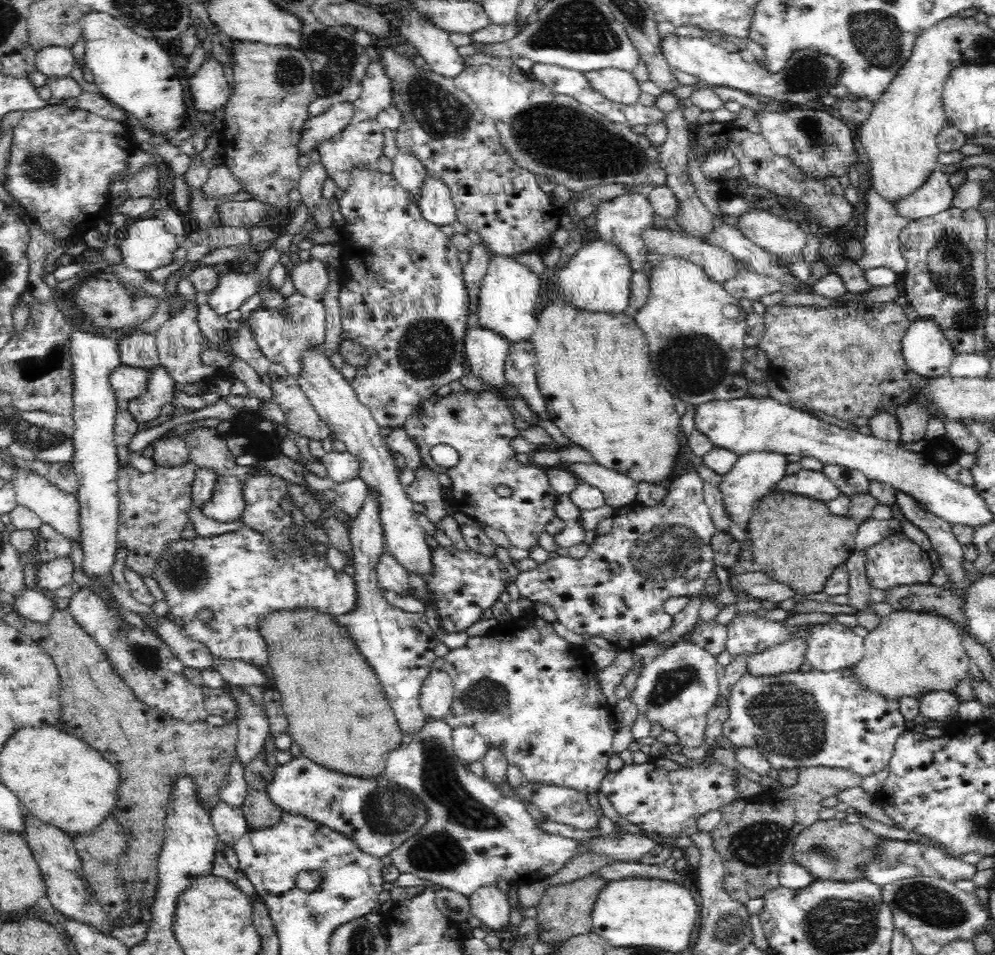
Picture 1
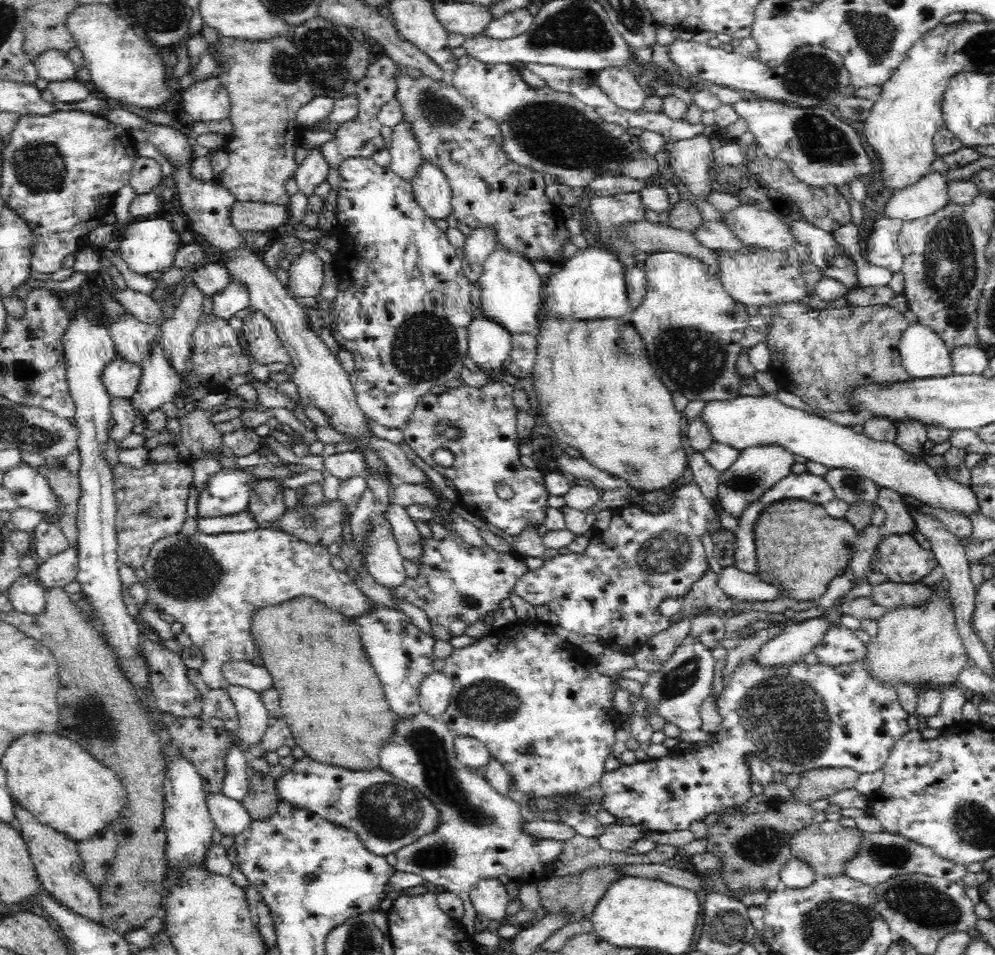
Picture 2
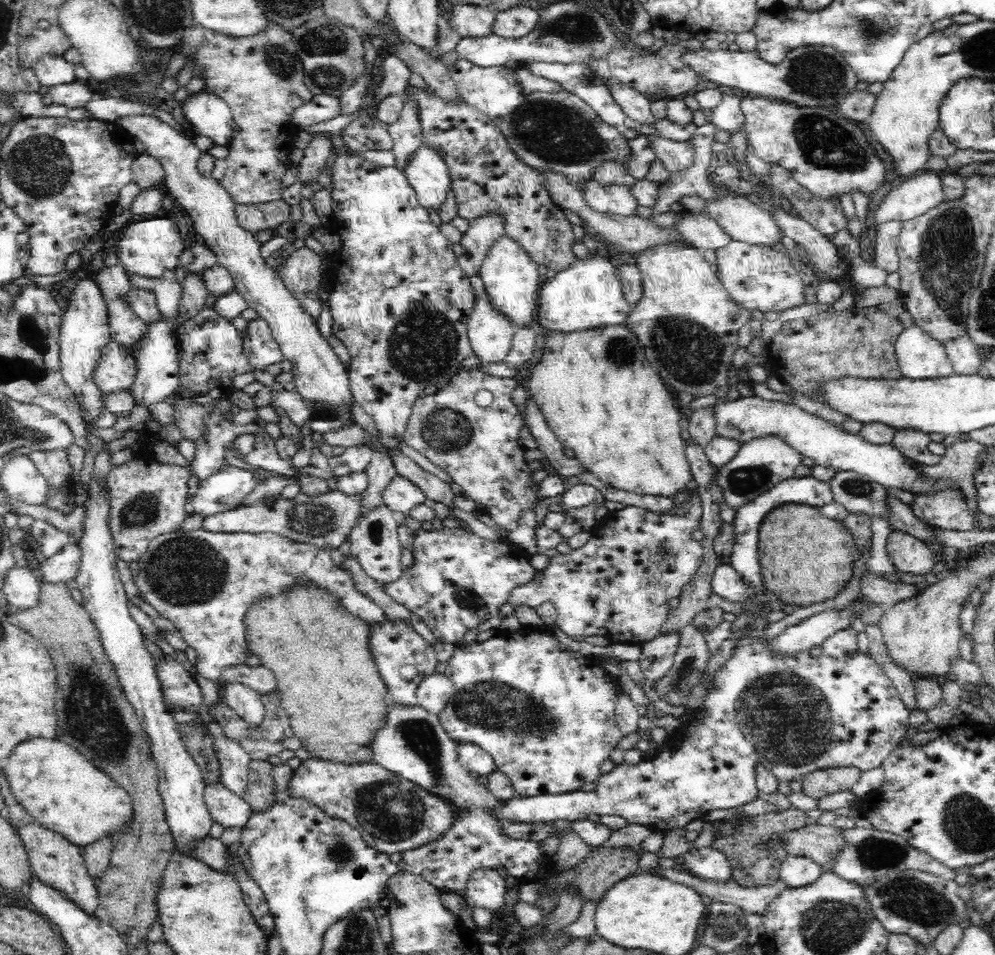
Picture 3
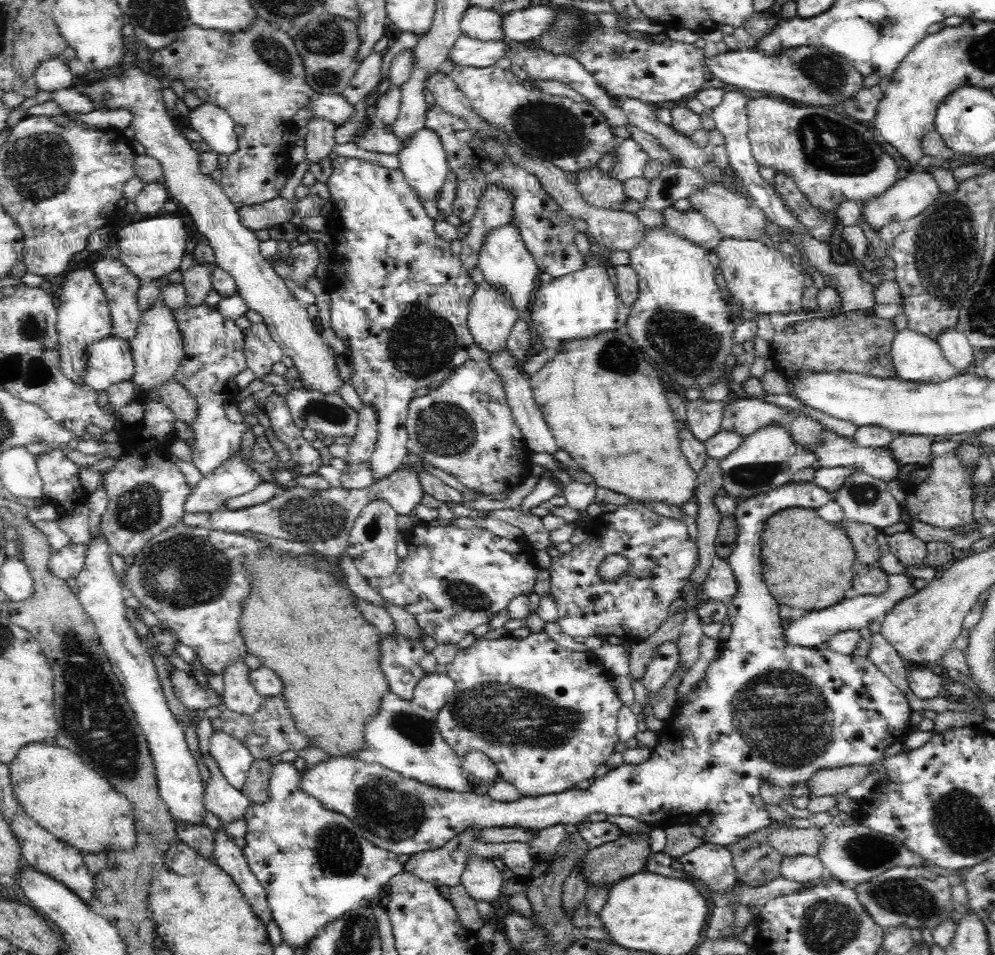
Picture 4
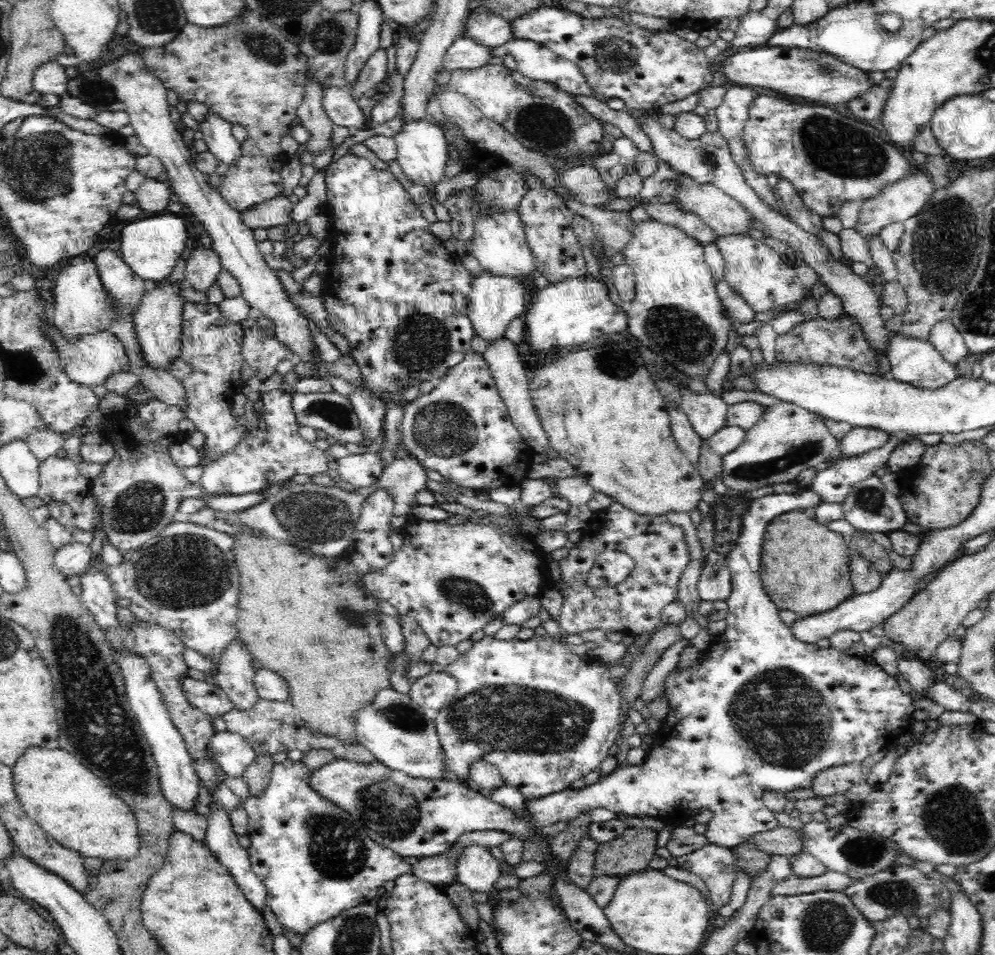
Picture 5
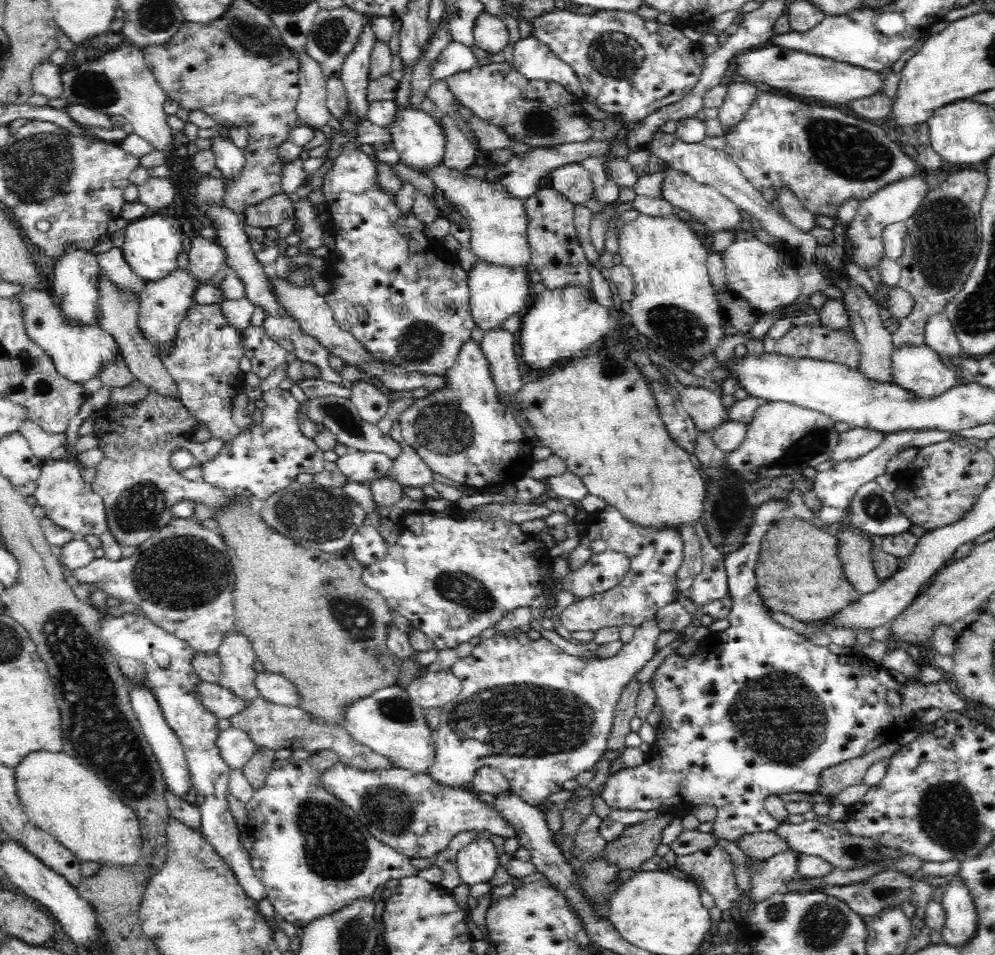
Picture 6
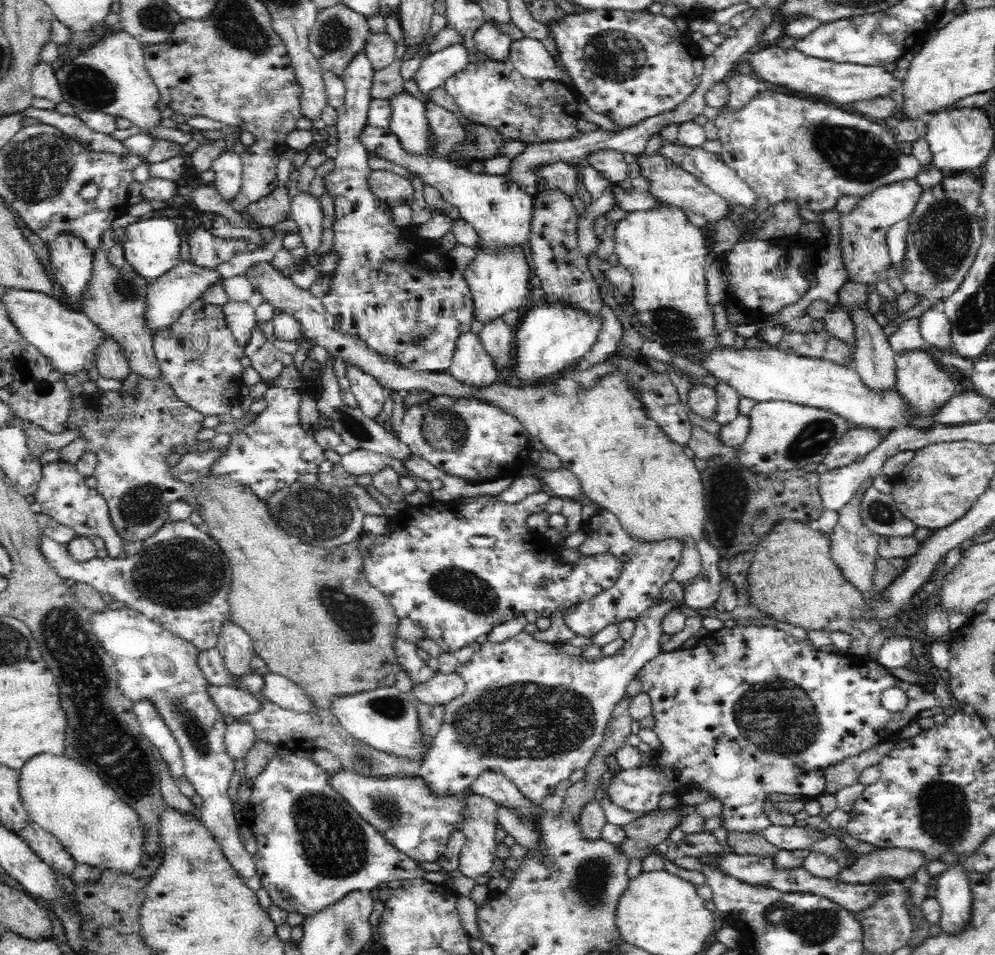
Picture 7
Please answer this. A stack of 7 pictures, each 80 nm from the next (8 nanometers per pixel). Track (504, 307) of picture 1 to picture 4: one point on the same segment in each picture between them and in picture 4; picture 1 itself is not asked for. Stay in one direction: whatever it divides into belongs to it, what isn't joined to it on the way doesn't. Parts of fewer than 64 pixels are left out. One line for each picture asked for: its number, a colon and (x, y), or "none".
2: (510, 287)
3: (511, 279)
4: (504, 259)

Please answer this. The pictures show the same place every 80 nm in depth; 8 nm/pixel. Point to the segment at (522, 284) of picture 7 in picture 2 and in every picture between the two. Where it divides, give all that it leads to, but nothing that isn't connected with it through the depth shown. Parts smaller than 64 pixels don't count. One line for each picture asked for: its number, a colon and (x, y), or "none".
2: (489, 343)
3: (490, 332)
4: (492, 313)
5: (494, 300)
6: (495, 291)

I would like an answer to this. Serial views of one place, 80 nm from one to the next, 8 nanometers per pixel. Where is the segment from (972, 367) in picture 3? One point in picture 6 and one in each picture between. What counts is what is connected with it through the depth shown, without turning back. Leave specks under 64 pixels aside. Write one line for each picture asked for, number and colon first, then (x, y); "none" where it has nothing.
4: (955, 345)
5: (944, 336)
6: (938, 330)

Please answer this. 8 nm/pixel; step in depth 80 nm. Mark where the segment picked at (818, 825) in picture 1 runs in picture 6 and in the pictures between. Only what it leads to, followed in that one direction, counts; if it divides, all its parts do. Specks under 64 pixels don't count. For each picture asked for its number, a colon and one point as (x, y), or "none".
2: (826, 846)
3: (818, 842)
4: (790, 841)
5: (783, 841)
6: (761, 846)

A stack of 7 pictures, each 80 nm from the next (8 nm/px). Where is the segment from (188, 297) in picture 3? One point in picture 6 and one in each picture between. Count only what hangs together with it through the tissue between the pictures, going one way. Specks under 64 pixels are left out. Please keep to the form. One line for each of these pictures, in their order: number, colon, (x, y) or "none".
4: (197, 279)
5: (203, 266)
6: (206, 257)

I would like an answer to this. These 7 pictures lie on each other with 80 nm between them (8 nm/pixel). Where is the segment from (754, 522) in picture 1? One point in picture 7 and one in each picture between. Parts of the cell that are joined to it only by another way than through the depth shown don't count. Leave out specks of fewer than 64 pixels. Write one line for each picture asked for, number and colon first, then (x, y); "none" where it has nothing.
2: (799, 549)
3: (805, 558)
4: (808, 564)
5: (804, 565)
6: (797, 571)
7: (793, 577)

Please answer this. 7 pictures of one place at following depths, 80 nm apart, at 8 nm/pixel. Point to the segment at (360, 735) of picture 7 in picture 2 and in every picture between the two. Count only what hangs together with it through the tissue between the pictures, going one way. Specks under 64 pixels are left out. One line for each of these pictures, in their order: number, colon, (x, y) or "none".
2: (481, 835)
3: (413, 744)
4: (403, 736)
5: (395, 729)
6: (388, 721)

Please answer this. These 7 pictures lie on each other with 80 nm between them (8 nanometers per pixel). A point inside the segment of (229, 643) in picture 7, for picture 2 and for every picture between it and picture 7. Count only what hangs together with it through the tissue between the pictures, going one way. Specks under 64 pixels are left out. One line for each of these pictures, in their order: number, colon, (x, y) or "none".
2: (253, 716)
3: (247, 704)
4: (240, 695)
5: (235, 675)
6: (237, 655)

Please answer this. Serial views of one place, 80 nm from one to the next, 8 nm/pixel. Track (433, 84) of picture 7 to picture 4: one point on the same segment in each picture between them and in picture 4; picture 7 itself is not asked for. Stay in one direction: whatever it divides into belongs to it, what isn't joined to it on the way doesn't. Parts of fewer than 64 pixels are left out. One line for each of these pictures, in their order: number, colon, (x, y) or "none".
4: (466, 51)
5: (464, 53)
6: (456, 57)

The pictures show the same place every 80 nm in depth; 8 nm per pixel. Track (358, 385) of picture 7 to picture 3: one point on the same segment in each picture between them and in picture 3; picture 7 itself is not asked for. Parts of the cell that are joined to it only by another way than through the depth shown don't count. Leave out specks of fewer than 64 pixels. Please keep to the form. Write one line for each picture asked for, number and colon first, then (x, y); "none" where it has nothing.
3: (355, 459)
4: (360, 450)
5: (370, 409)
6: (372, 404)

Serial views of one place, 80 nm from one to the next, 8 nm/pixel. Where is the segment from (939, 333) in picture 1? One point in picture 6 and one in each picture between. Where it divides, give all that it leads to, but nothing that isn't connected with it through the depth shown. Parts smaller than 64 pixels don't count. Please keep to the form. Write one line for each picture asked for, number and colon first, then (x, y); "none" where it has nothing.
2: (924, 355)
3: (921, 357)
4: (915, 357)
5: (916, 362)
6: (919, 370)

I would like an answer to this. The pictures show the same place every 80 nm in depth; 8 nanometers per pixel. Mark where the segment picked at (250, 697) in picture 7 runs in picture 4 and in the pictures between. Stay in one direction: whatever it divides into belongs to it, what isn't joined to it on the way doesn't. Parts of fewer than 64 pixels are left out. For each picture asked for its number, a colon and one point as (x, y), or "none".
4: (188, 690)
5: (210, 699)
6: (224, 703)

